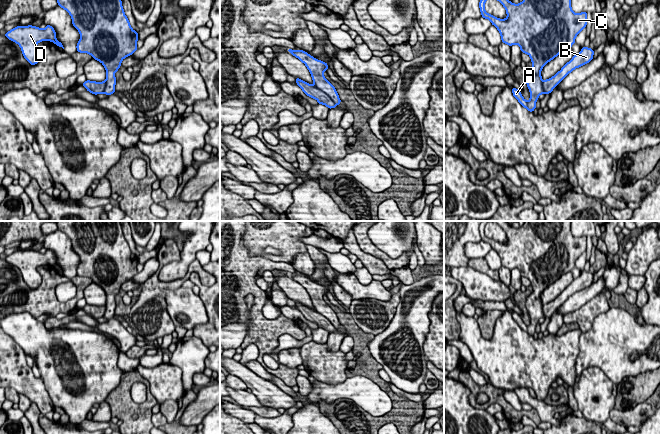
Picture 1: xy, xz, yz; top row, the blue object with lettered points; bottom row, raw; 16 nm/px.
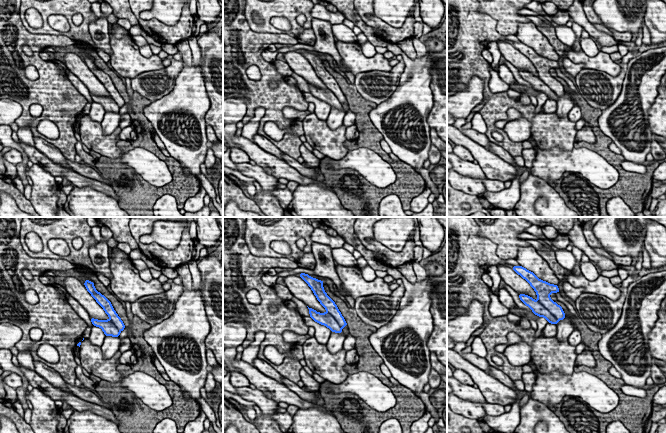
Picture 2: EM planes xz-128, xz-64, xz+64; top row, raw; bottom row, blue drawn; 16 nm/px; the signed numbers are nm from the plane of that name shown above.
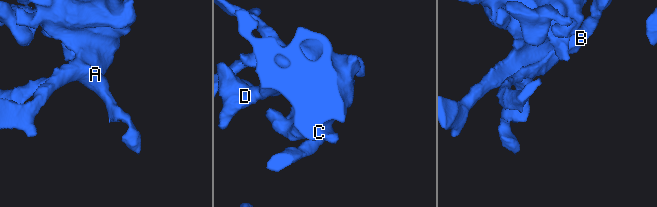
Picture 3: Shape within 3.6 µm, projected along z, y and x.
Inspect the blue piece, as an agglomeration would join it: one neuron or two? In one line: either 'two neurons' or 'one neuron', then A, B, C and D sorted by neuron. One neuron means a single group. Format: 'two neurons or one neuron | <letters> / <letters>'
one neuron | A B C D

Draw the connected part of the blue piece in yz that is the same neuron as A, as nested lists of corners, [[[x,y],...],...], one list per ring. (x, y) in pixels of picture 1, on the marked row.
[[[480,0],[479,8],[483,18],[489,19],[500,35],[503,43],[512,46],[518,44],[521,52],[530,56],[533,67],[529,68],[526,75],[526,84],[530,91],[530,100],[526,101],[521,92],[512,88],[513,96],[528,111],[533,112],[536,108],[536,101],[540,94],[549,94],[552,90],[574,69],[589,63],[593,59],[594,50],[590,47],[582,47],[582,50],[573,56],[562,69],[553,77],[543,81],[541,77],[542,68],[563,50],[572,47],[576,36],[587,25],[587,12],[574,13],[571,8],[571,0],[523,0],[519,4],[514,4],[509,0],[498,0],[506,9],[507,18],[499,19],[485,11],[486,0]]]

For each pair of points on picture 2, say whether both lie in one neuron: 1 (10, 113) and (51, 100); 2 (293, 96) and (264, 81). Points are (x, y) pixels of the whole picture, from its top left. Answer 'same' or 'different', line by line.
1: different
2: same

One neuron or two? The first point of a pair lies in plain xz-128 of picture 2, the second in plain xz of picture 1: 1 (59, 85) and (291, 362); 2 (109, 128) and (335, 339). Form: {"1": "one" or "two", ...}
{"1": "two", "2": "one"}

